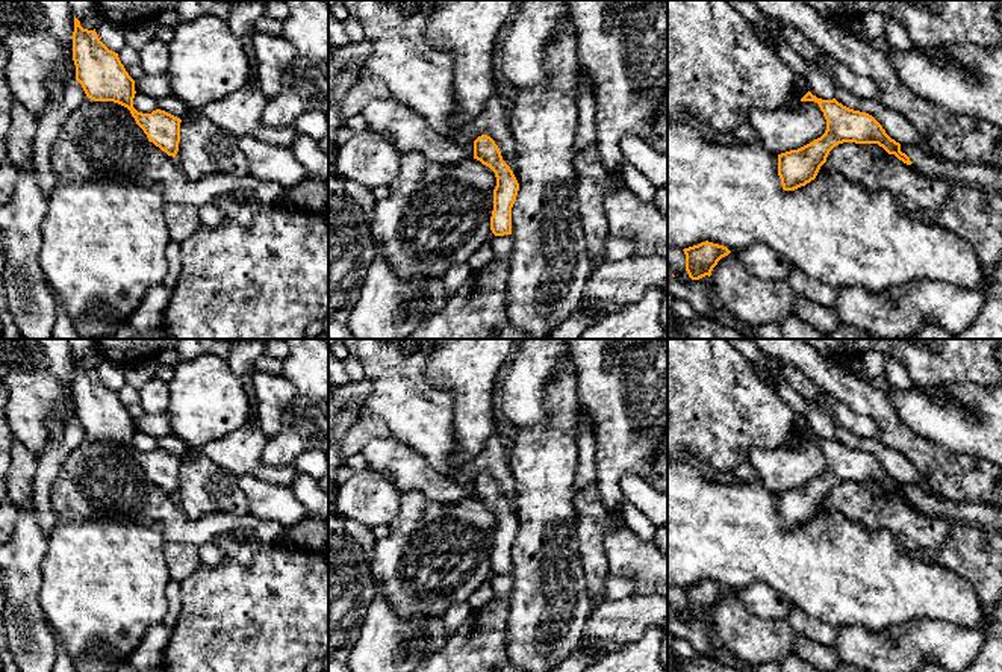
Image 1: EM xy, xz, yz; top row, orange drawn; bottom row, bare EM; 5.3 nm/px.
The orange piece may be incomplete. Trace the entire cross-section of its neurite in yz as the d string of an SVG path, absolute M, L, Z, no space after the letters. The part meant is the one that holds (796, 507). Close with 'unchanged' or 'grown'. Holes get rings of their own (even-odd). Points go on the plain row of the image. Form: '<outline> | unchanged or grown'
M810 430L801 440L814 440L819 443L826 459L826 469L813 481L778 493L778 515L784 530L795 530L814 519L820 506L826 501L829 490L843 481L878 483L904 502L913 502L901 490L901 483L892 478L872 454L849 448L836 437L817 437Z | unchanged

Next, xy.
M74 356L73 400L76 419L88 437L94 440L114 440L127 446L148 480L176 496L180 481L182 459L160 448L151 453L133 446L135 419L121 403L118 392L109 389L98 377L95 368L88 369Z | unchanged

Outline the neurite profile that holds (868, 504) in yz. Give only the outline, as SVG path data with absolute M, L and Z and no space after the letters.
M839 483L825 502L869 533L888 531L908 551L940 548L952 527L952 521L926 515L878 483Z

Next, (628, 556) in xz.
M630 528L610 530L604 537L608 574L628 578L636 595L667 598L667 555Z

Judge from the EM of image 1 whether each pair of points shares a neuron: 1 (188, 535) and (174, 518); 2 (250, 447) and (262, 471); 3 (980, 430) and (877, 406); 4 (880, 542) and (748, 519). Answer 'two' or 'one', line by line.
1: one
2: one
3: two
4: one

